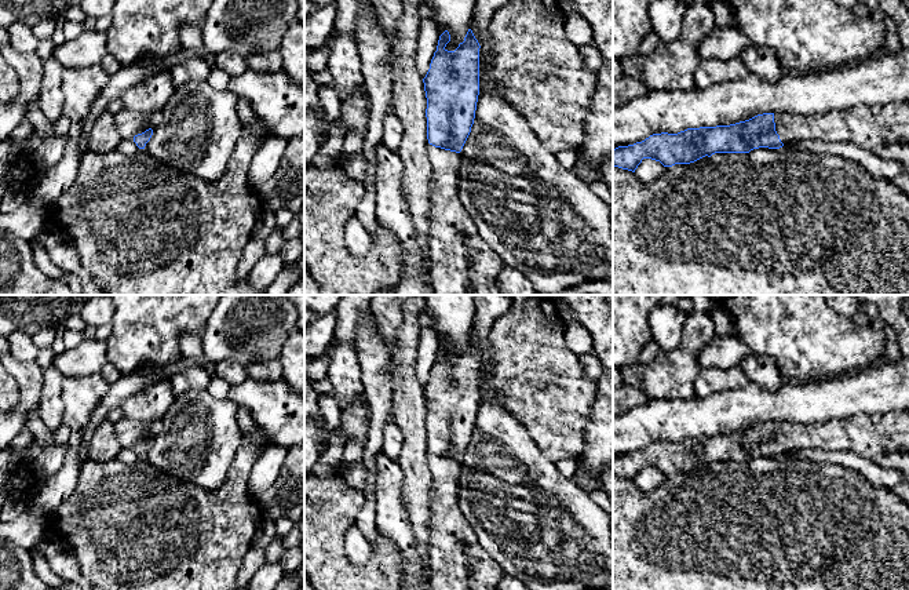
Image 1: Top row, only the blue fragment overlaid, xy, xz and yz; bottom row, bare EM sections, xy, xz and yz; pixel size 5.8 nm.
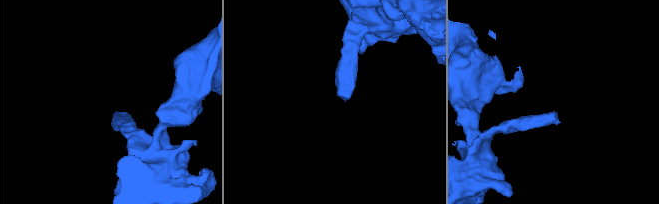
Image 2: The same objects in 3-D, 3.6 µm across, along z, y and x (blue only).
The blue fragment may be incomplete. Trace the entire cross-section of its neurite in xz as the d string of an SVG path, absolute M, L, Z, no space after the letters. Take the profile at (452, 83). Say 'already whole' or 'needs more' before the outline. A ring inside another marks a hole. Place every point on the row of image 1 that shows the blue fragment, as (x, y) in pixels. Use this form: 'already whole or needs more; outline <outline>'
needs more; outline M471 29L464 41L454 51L445 47L450 41L450 34L445 30L438 40L437 51L430 63L430 69L423 79L427 98L427 154L432 167L430 181L430 227L427 236L430 281L435 295L501 295L497 277L504 265L501 258L479 236L475 222L466 211L459 197L459 168L461 164L461 149L471 132L475 119L479 95L479 43Z

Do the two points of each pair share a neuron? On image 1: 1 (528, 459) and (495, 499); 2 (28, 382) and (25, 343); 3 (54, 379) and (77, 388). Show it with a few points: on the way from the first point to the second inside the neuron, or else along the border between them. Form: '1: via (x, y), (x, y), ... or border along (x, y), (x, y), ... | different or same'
1: via (518, 469), (506, 481), (504, 490) | same
2: border along (14, 357), (18, 360), (35, 360) | different
3: border along (65, 378), (61, 393), (64, 415) | different

